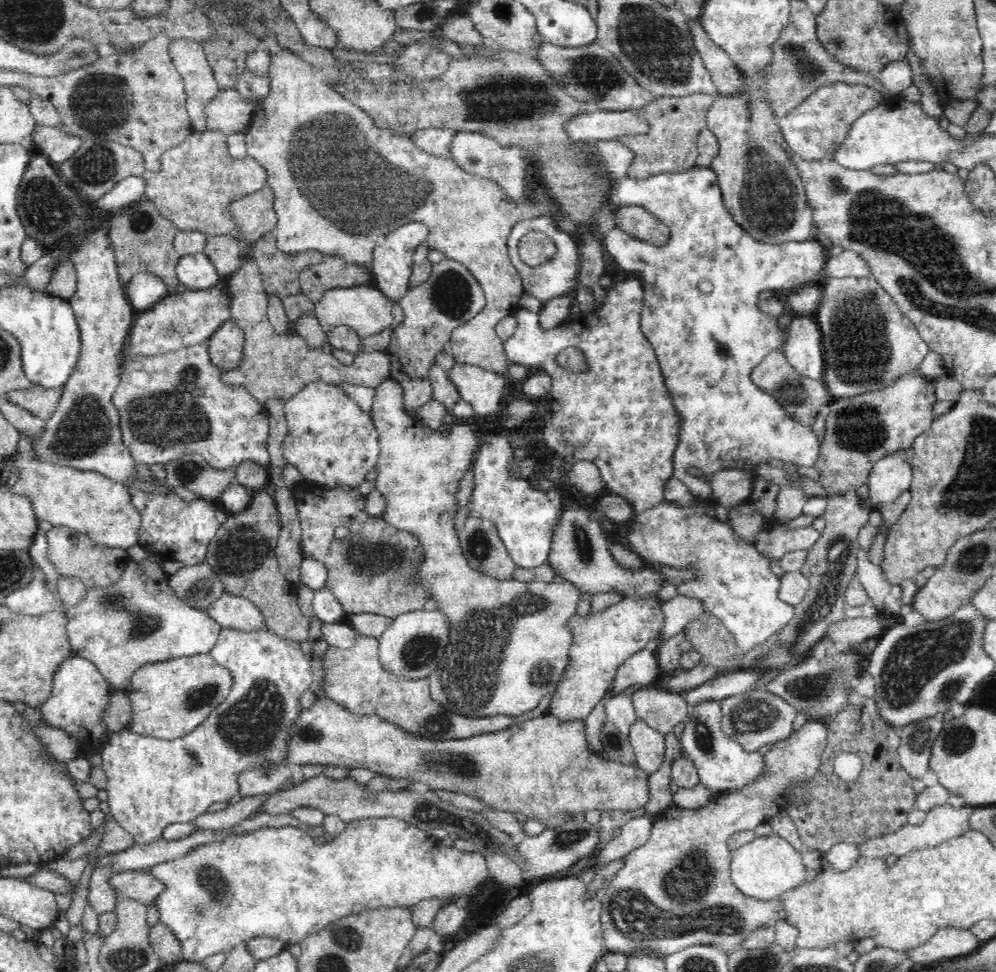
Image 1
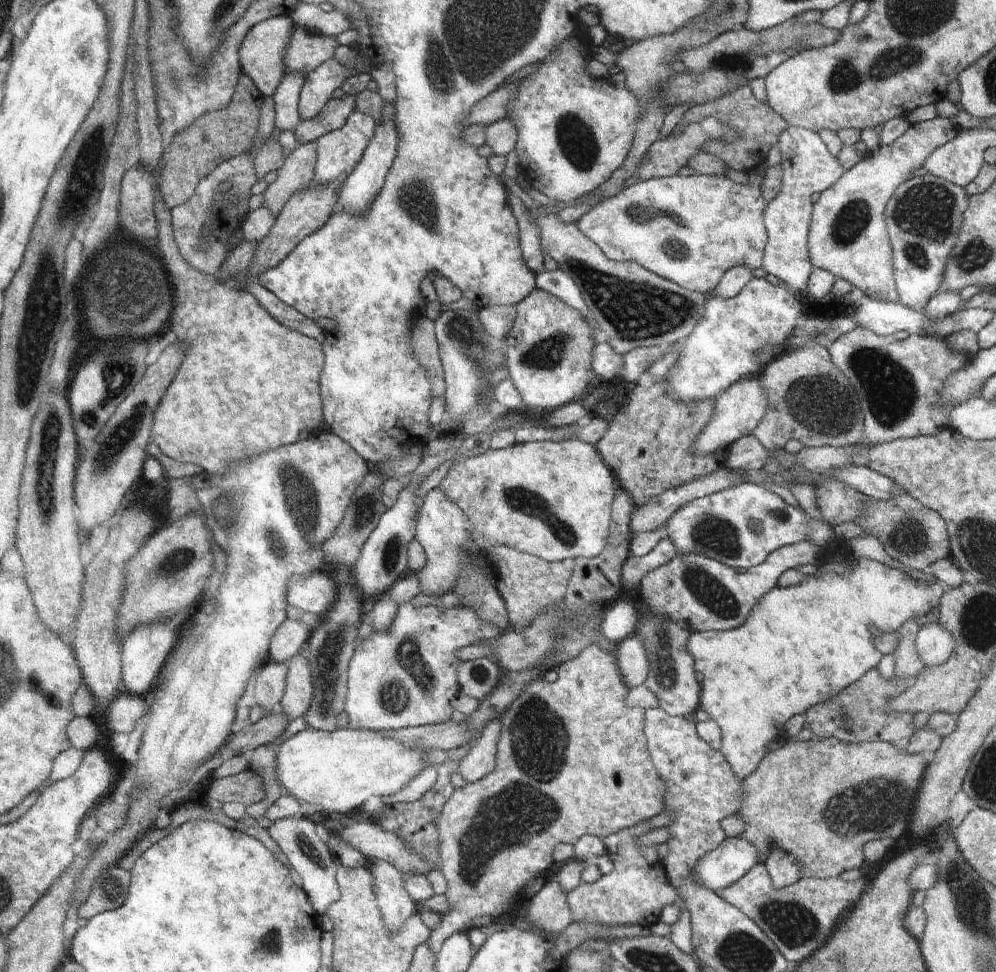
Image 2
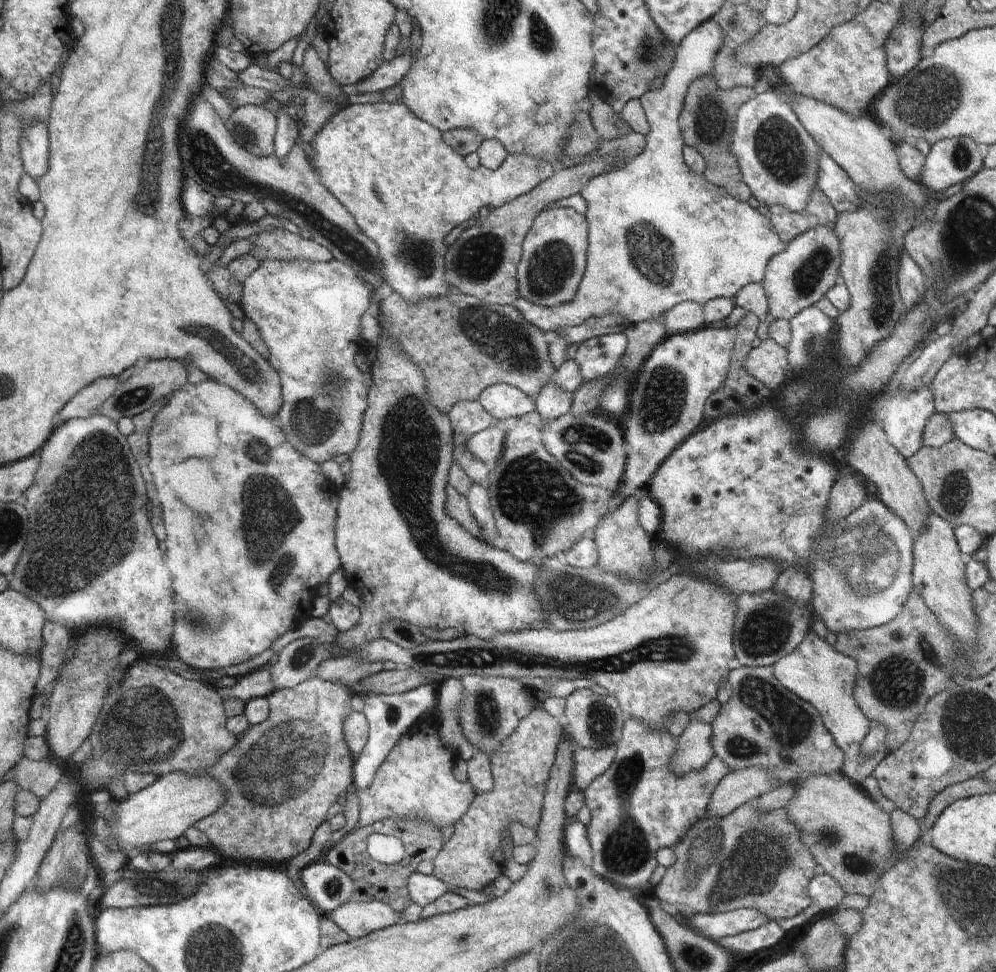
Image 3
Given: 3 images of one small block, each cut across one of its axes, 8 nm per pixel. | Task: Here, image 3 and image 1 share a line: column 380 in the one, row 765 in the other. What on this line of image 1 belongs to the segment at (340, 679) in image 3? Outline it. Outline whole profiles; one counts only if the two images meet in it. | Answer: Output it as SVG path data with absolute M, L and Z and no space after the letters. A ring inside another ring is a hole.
M675 758L664 760L663 766L649 775L649 801L644 807L646 816L663 813L673 805L670 791L671 768Z

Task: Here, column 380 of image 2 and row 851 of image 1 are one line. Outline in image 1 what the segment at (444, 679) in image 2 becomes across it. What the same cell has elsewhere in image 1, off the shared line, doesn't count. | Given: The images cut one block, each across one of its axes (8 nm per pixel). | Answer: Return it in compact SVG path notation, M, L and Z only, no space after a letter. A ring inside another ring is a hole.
M809 720L798 730L794 732L786 740L774 743L772 748L766 752L764 756L764 763L766 763L766 768L764 768L763 773L755 778L751 783L745 784L741 789L735 789L730 792L724 792L720 795L715 795L710 798L705 806L701 806L697 809L686 809L683 807L678 807L678 805L673 804L670 808L667 808L663 813L657 814L656 822L654 822L654 828L652 828L652 836L646 841L646 844L635 848L630 854L623 856L624 867L621 868L615 877L611 880L608 887L604 888L603 893L600 895L600 901L602 903L601 912L601 925L604 931L603 937L604 952L605 953L616 953L621 952L622 954L630 955L638 952L649 952L649 954L655 954L656 956L668 956L674 954L674 952L680 952L683 948L688 948L690 946L715 946L720 950L723 950L728 955L732 954L736 949L742 947L742 942L746 940L746 936L750 932L756 932L758 928L764 928L764 926L774 926L774 924L780 918L780 910L784 903L778 900L763 901L757 900L750 896L742 894L742 891L738 890L738 887L733 883L731 879L731 860L732 854L728 850L728 839L732 837L736 832L752 830L760 824L769 823L772 818L775 818L777 814L780 814L786 809L788 805L787 798L785 796L786 788L790 784L796 784L796 782L805 782L811 776L816 774L816 771L821 766L821 757L825 752L827 742L827 726L823 722L817 722L816 720Z

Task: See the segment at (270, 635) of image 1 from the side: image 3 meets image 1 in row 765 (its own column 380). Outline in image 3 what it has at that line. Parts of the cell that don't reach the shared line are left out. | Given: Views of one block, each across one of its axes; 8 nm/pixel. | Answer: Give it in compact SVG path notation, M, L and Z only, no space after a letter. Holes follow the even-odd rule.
M372 102L370 104L352 104L344 107L341 111L334 115L323 128L314 136L310 144L304 146L304 150L308 153L308 160L314 168L317 180L324 186L330 194L334 196L346 208L346 211L352 216L354 223L358 226L361 232L370 238L371 242L376 244L381 259L381 278L395 294L398 294L409 306L421 302L426 298L446 297L452 292L458 292L453 288L445 278L447 263L445 255L448 246L444 244L444 239L450 234L453 228L456 228L464 222L472 223L478 220L482 213L492 207L500 207L505 203L511 202L528 192L531 192L536 186L542 182L554 177L557 171L560 170L558 162L551 163L540 158L535 158L523 153L510 153L504 160L504 163L497 170L489 170L484 166L478 165L470 167L465 158L458 152L455 152L442 137L443 132L427 124L425 121L418 119L410 110L403 104L389 104L383 102Z

